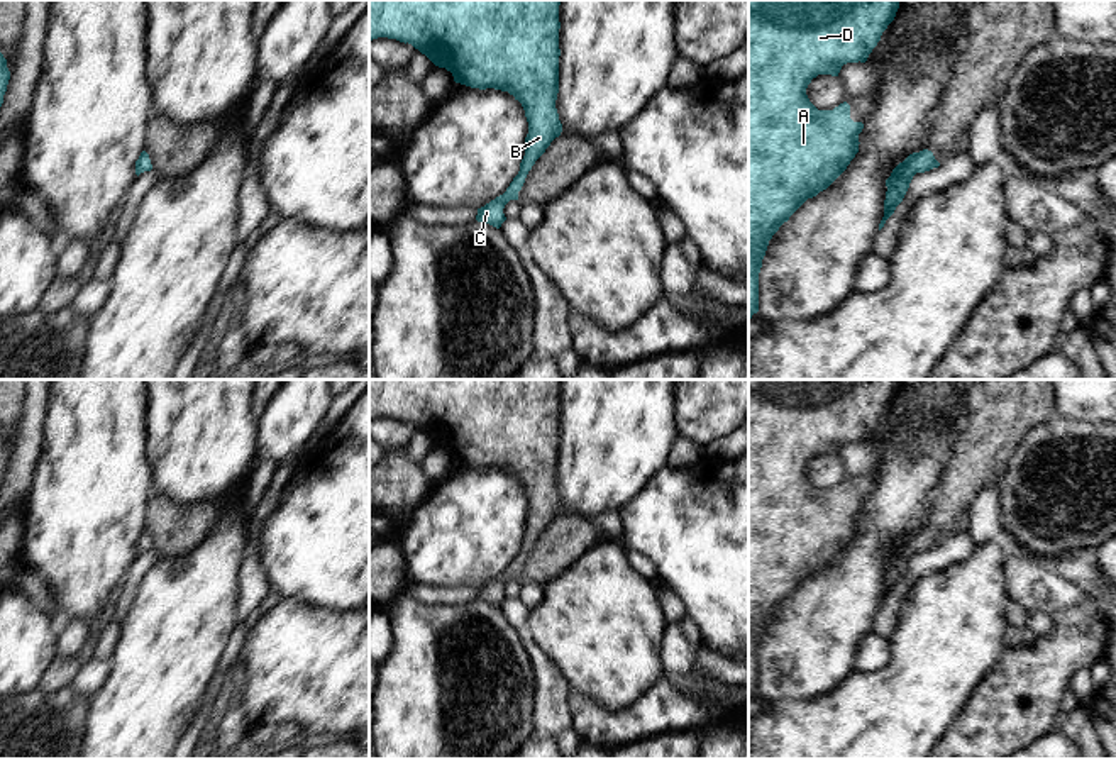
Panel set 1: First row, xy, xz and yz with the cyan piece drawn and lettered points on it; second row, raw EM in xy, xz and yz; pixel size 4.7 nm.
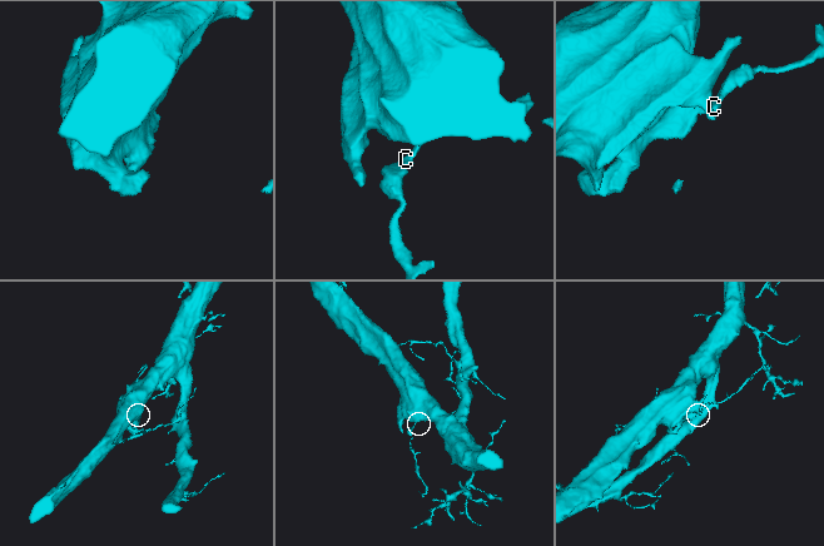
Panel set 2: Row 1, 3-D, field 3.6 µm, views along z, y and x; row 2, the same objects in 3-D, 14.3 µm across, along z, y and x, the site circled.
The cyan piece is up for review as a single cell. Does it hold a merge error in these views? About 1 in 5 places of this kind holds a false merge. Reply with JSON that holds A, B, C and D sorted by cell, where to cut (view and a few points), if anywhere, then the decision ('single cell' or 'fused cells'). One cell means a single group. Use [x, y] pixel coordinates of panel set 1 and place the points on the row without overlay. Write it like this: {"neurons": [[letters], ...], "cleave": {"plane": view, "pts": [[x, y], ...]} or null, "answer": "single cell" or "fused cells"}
{"neurons": [["A", "B", "C", "D"]], "cleave": null, "answer": "single cell"}

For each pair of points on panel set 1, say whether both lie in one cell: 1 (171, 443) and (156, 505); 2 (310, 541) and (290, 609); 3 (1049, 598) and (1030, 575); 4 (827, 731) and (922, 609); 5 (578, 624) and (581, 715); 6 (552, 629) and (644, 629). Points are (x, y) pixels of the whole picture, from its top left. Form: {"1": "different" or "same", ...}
{"1": "different", "2": "different", "3": "same", "4": "same", "5": "different", "6": "same"}

